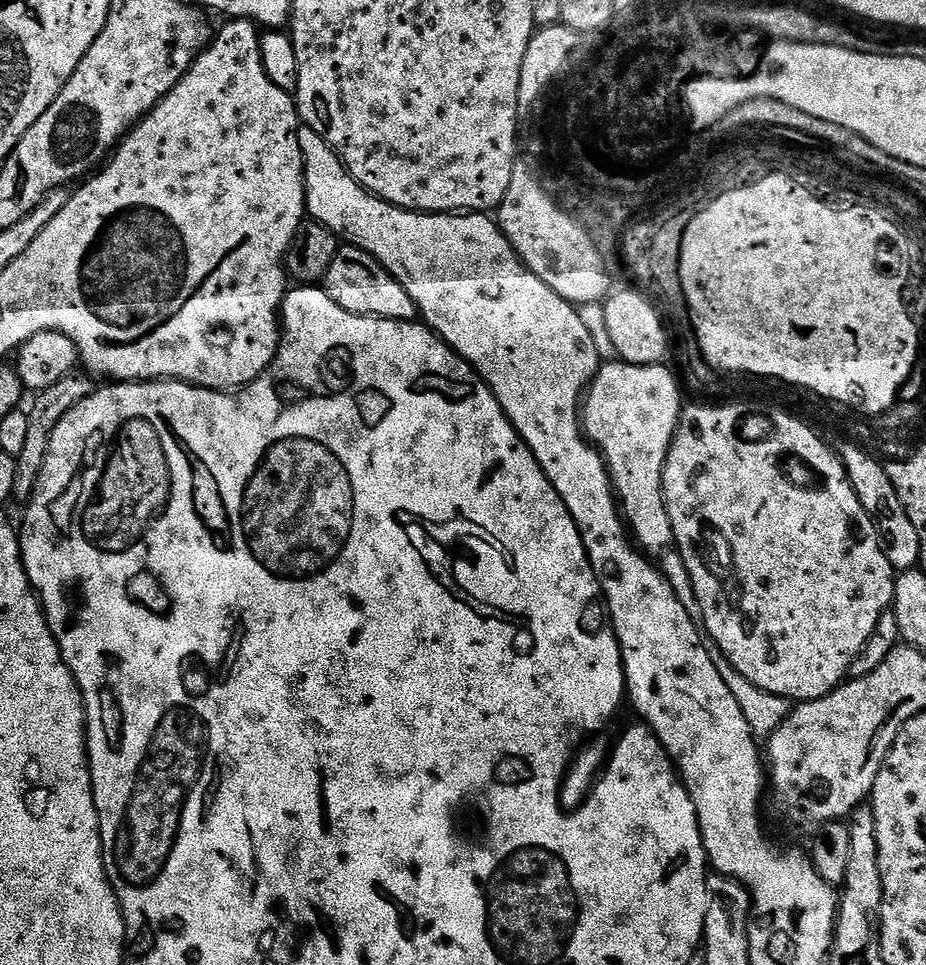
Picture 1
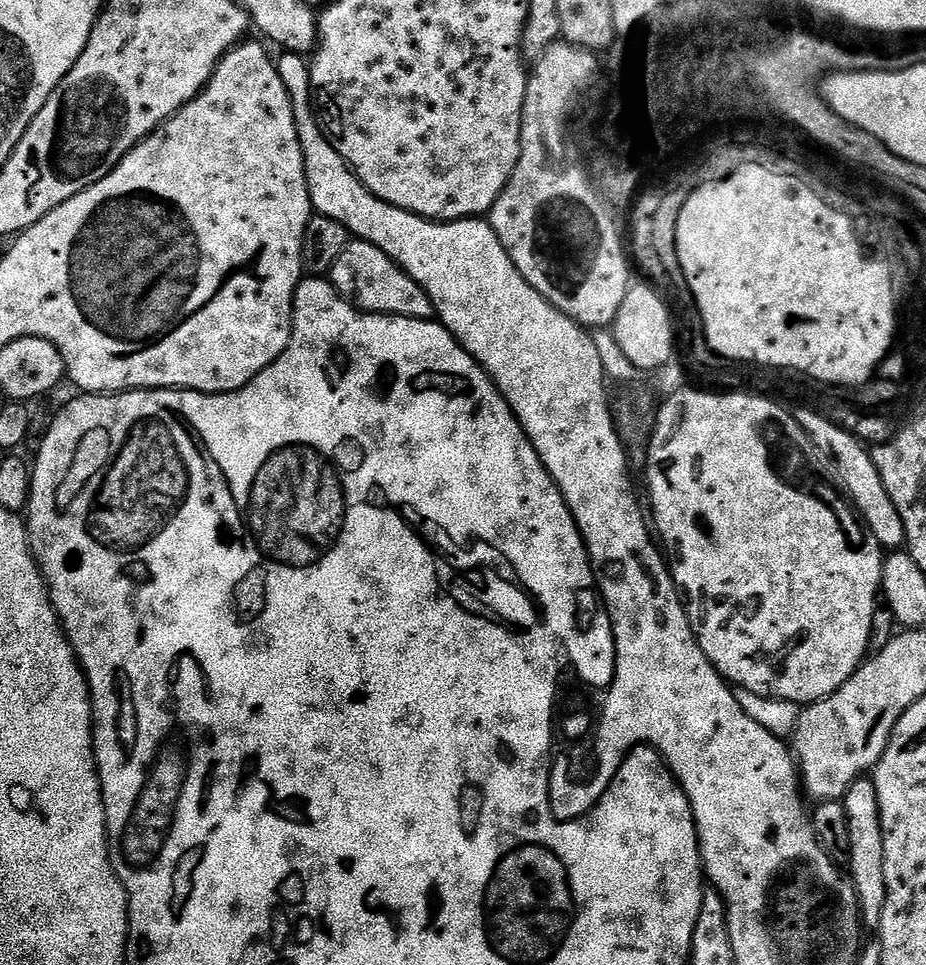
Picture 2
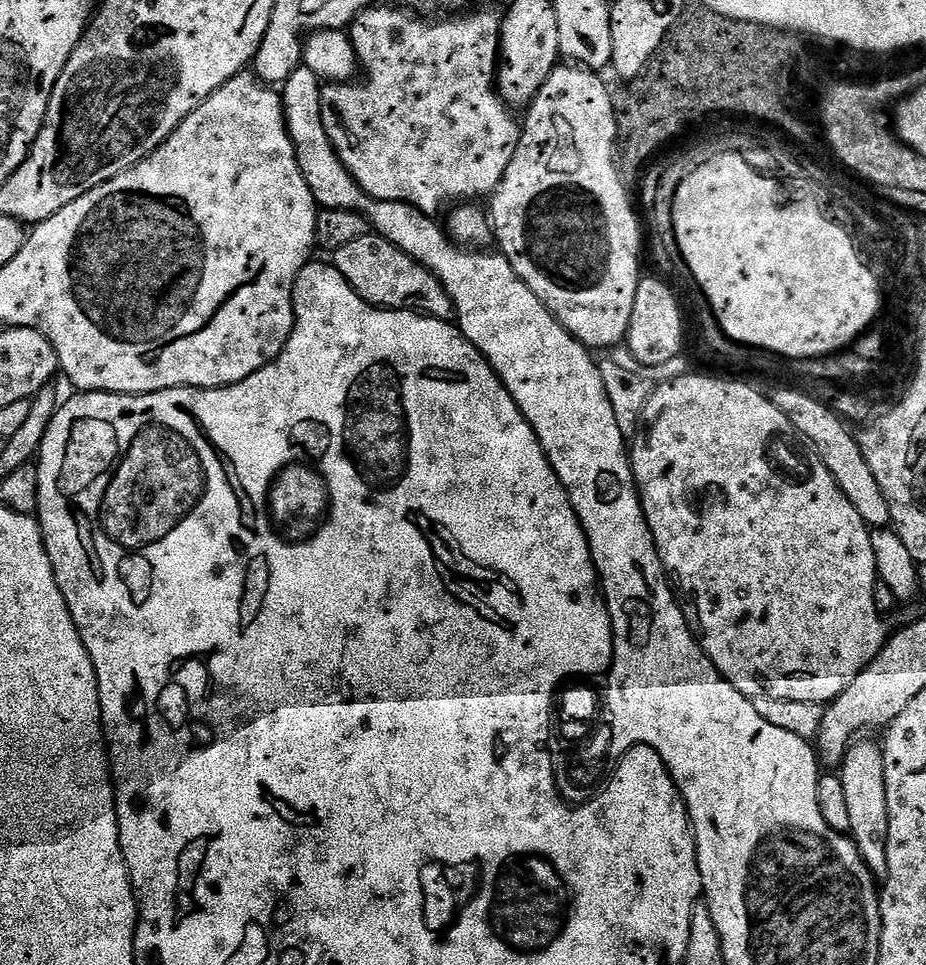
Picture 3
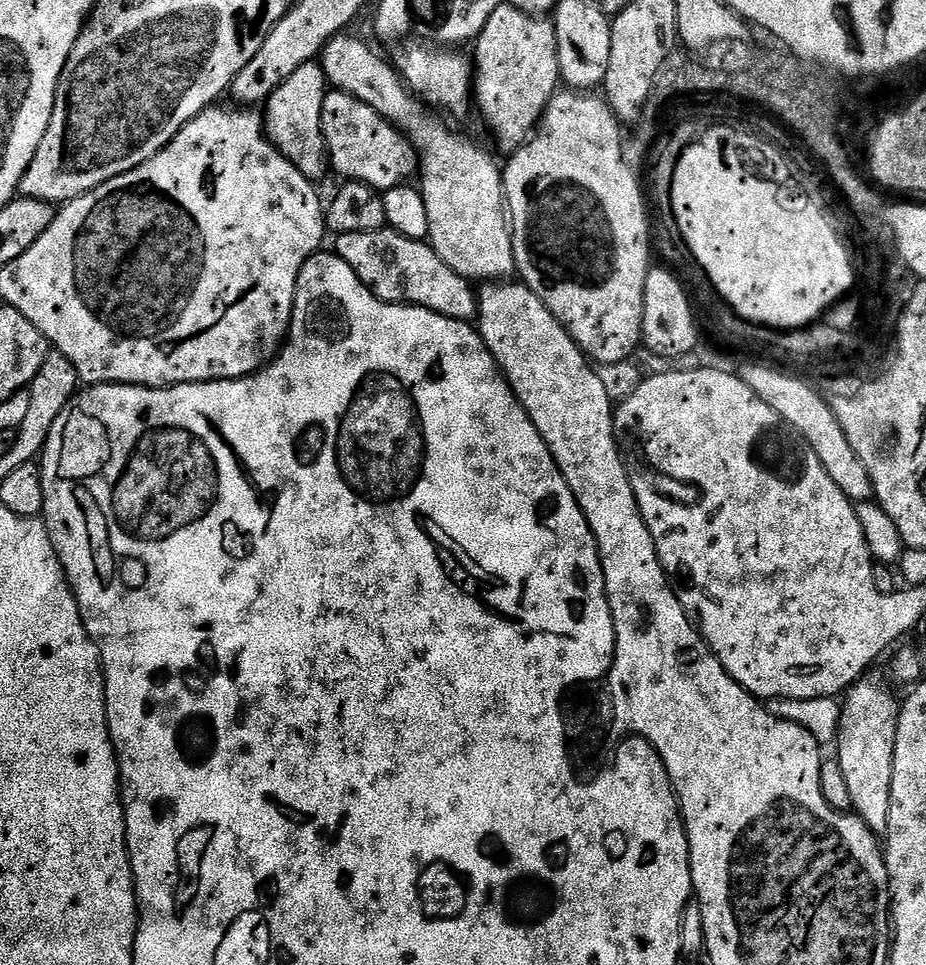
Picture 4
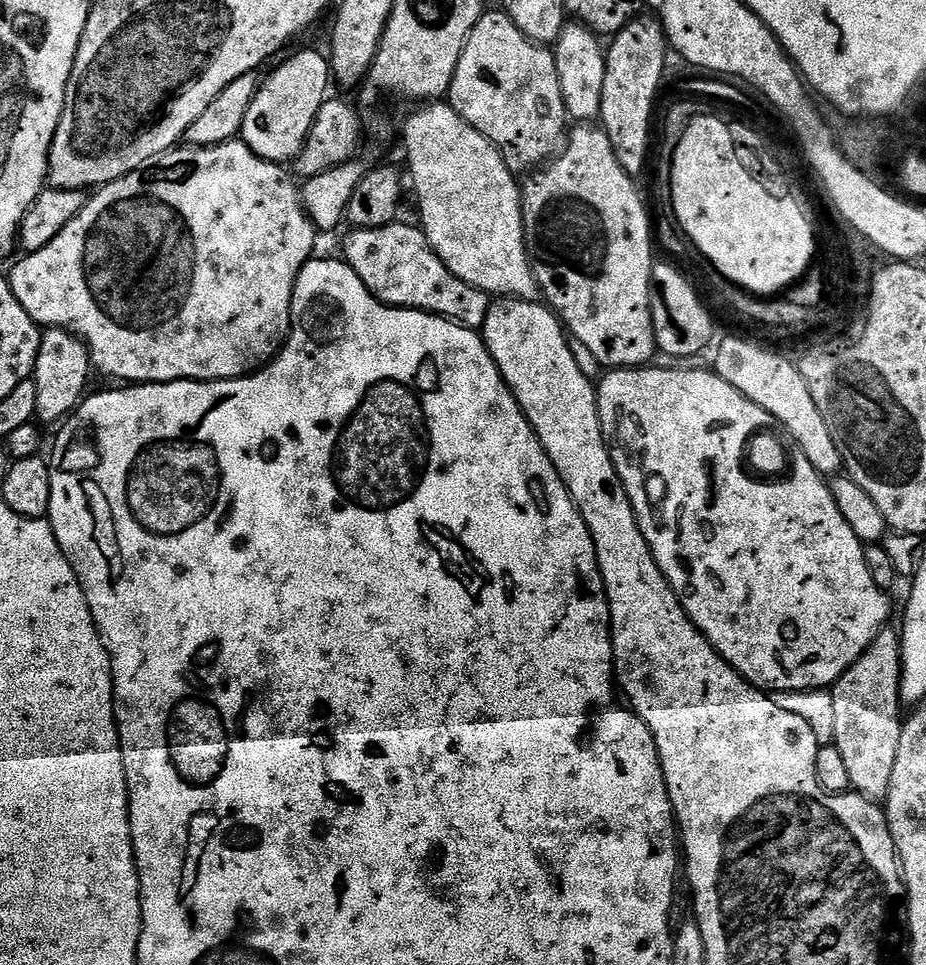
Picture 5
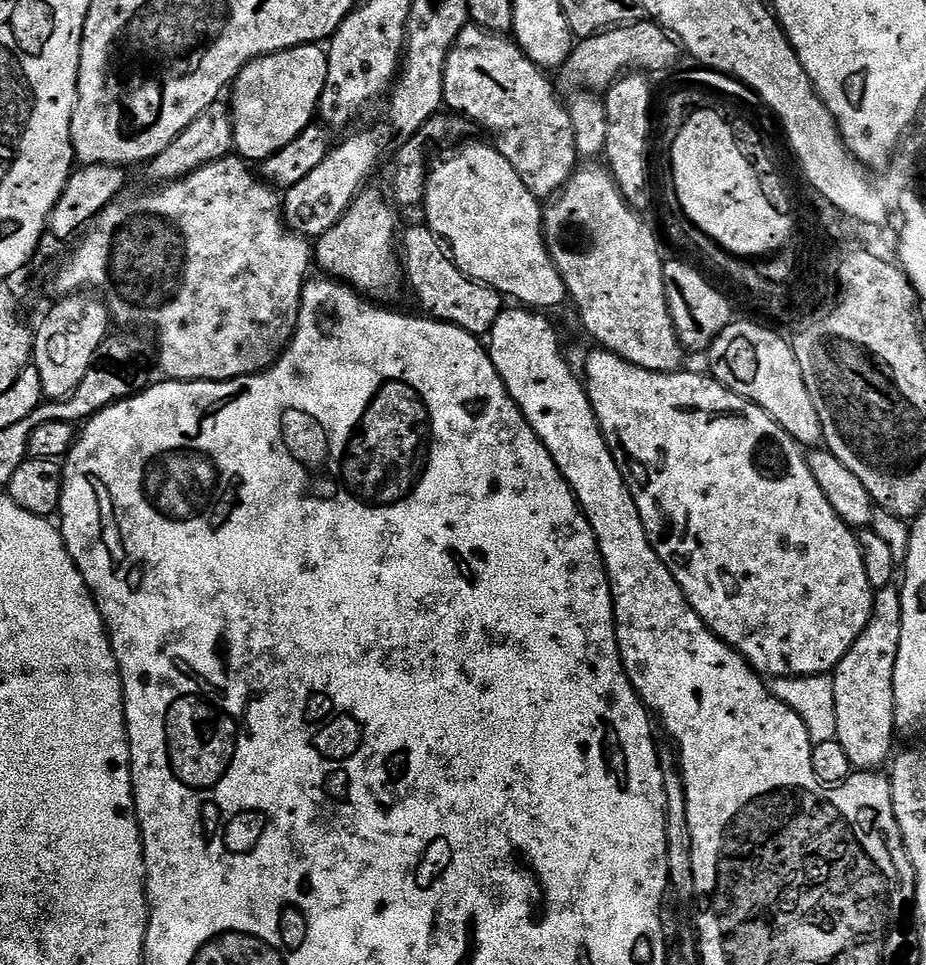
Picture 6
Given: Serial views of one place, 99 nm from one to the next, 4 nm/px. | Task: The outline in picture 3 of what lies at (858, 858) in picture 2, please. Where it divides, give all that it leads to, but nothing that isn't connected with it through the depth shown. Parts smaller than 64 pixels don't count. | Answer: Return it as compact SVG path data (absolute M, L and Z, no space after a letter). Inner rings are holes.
M860 738L849 747L838 775L842 782L842 791L846 797L846 806L850 814L850 835L858 846L858 854L866 862L866 866L877 878L888 875L886 866L886 838L890 834L890 818L886 810L886 766L884 765L884 749L879 743Z

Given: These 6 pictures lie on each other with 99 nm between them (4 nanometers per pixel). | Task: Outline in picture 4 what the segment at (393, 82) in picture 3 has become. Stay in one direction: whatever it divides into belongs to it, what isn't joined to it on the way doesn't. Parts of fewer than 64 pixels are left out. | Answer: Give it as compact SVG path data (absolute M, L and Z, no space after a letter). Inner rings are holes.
M412 42L407 46L397 47L396 50L396 71L400 73L409 90L416 93L429 108L441 113L449 112L452 116L464 116L468 111L473 111L474 64L469 57L467 60L460 53L463 51L453 50L448 46L429 46L424 42ZM332 90L325 95L320 129L324 135L324 146L330 161L331 171L333 173L336 171L338 175L344 176L340 178L345 181L357 180L365 184L367 188L374 188L383 194L392 188L407 185L411 181L408 179L411 176L413 179L417 175L418 157L408 137L399 132L386 118L382 118L378 114L378 110L366 106L366 102L362 102L350 94Z

